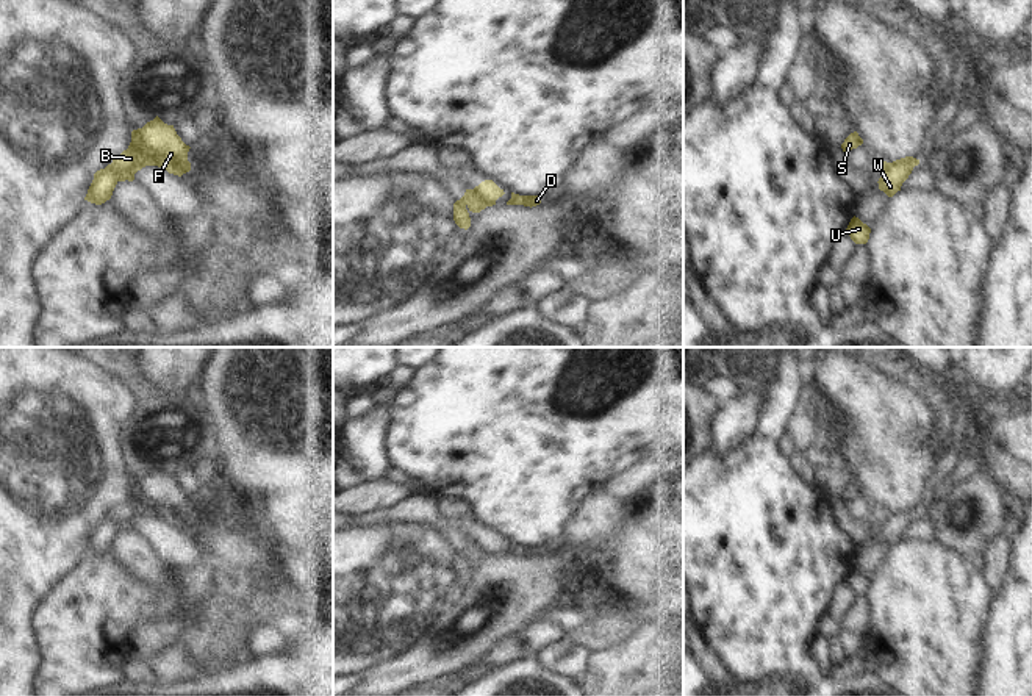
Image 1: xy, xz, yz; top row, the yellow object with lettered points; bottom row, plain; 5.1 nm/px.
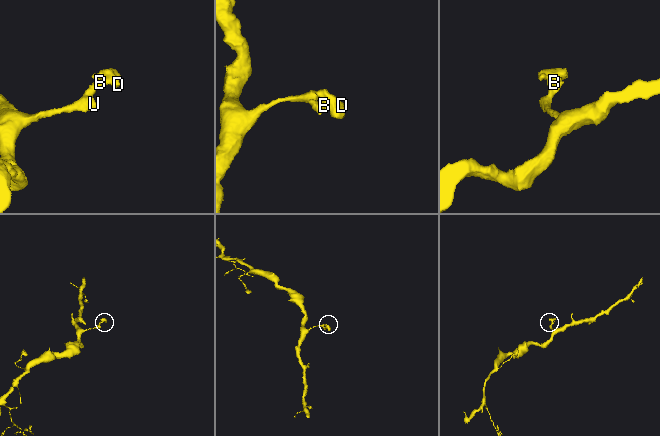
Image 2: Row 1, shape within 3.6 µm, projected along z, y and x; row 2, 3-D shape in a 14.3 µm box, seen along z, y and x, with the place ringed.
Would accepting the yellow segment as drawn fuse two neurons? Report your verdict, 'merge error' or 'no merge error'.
merge error

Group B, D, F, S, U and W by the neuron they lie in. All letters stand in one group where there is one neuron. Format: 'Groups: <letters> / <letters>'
Groups: B D F S / U W.

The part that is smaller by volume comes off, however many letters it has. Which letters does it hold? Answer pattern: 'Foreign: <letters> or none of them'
Foreign: B, D, F, S

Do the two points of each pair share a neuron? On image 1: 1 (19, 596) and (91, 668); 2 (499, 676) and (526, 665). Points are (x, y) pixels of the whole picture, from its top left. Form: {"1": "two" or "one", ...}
{"1": "two", "2": "one"}

